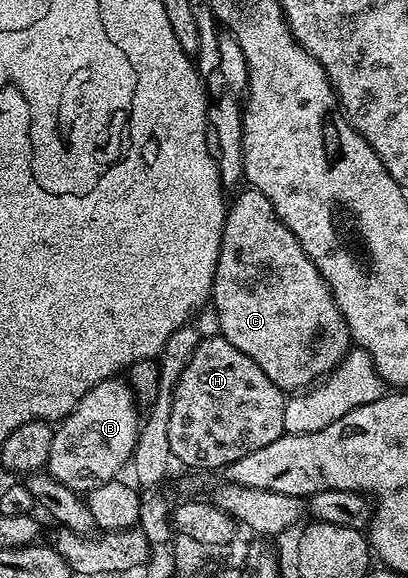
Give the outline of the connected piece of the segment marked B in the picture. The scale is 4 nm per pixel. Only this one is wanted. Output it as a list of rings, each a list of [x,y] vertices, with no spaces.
[[[112,378],[90,388],[85,398],[81,398],[81,402],[77,402],[75,409],[58,421],[55,428],[46,471],[57,482],[71,487],[77,493],[88,494],[93,489],[109,483],[120,475],[118,472],[123,467],[126,469],[130,465],[141,429],[141,412],[139,416],[141,408],[136,401],[135,393],[124,381],[123,384],[121,381],[122,379]]]

